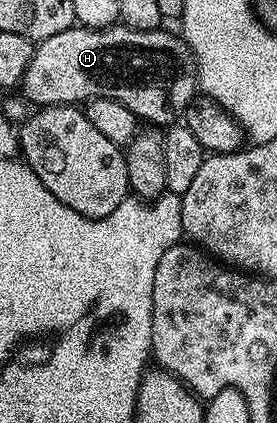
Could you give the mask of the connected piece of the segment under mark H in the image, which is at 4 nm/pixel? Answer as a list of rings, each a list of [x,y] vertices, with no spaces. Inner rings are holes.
[[[75,25],[64,29],[64,33],[56,33],[56,37],[43,39],[35,46],[34,56],[20,84],[21,98],[35,108],[85,105],[91,99],[115,99],[132,109],[132,113],[147,124],[173,124],[195,101],[199,90],[194,55],[186,40],[174,35],[169,35],[166,29],[137,31],[125,25],[101,29]]]

